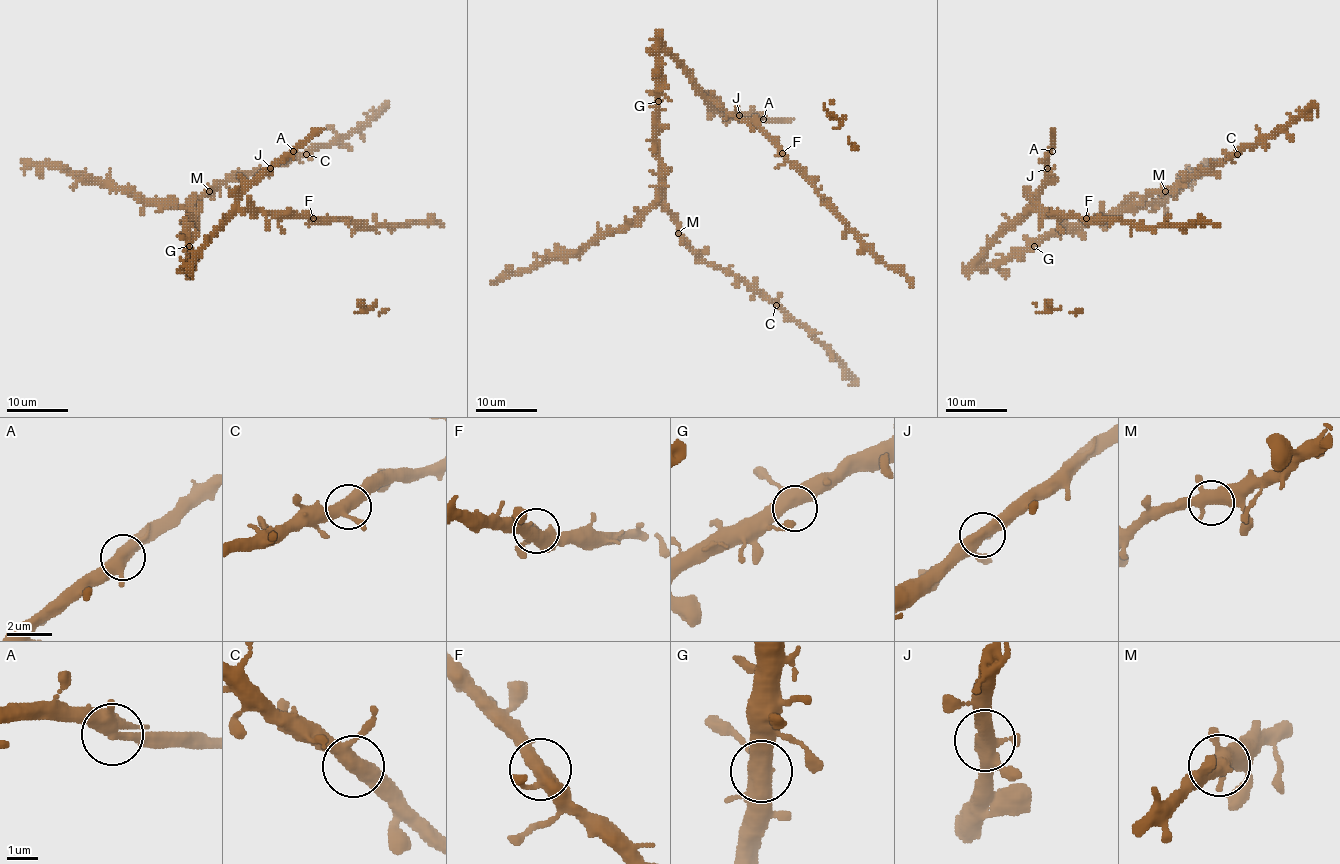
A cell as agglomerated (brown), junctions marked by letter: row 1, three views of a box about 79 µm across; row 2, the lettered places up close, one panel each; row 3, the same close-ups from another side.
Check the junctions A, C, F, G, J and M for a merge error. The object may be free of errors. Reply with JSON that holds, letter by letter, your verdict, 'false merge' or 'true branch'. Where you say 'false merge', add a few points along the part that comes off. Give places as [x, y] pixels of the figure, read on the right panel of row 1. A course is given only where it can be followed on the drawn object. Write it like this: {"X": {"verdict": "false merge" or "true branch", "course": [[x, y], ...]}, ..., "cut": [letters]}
{"A": {"verdict": "true branch"}, "C": {"verdict": "true branch"}, "F": {"verdict": "true branch"}, "G": {"verdict": "true branch"}, "J": {"verdict": "true branch"}, "M": {"verdict": "true branch"}, "cut": []}

